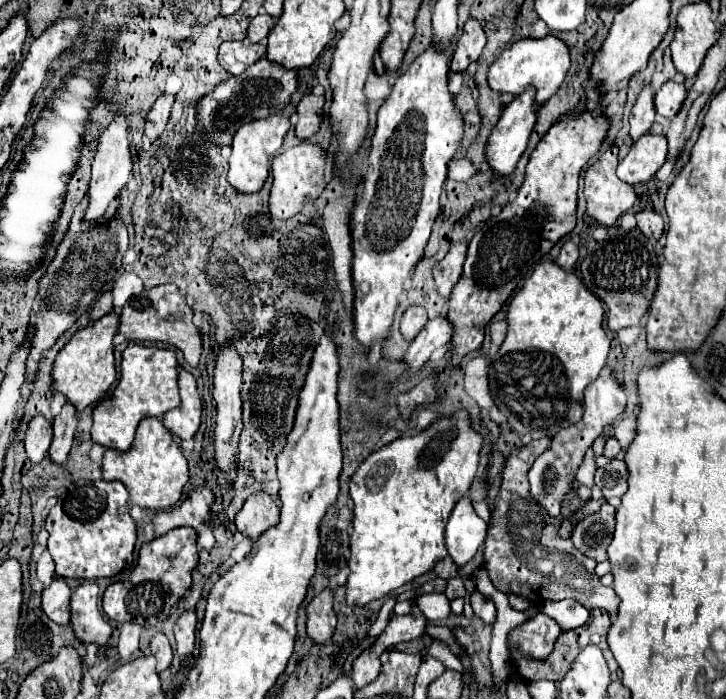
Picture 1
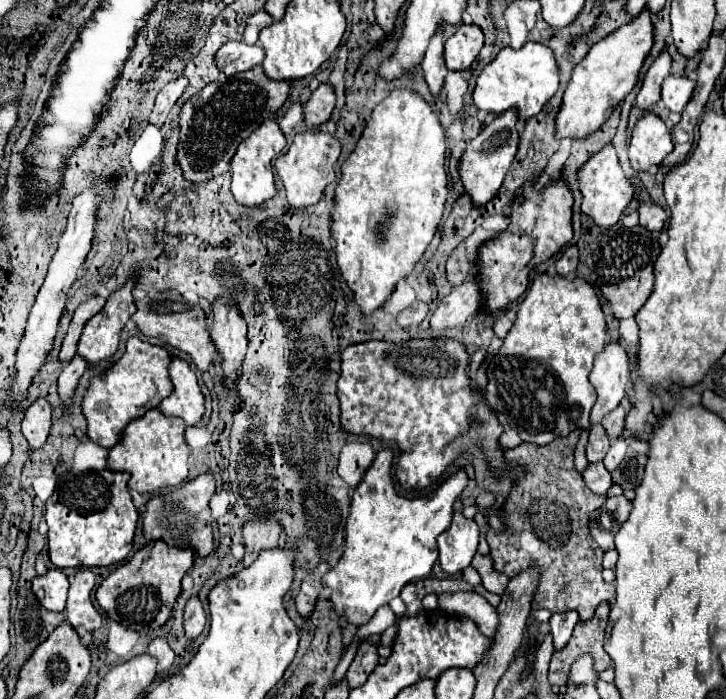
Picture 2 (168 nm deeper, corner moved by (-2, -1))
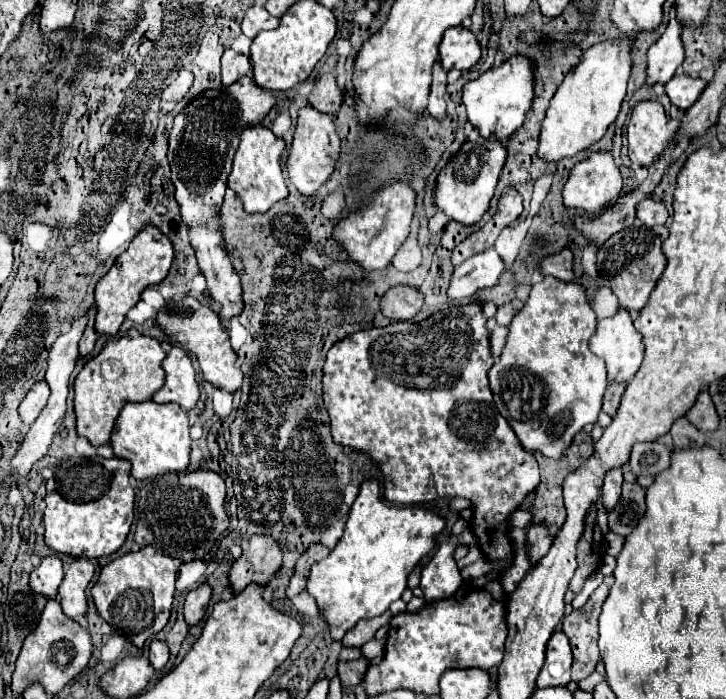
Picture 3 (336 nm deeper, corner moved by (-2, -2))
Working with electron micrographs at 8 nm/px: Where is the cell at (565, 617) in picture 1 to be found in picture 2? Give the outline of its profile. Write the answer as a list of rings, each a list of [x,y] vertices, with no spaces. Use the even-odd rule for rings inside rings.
[[[564,611],[564,613],[552,613],[550,615],[550,631],[554,635],[554,647],[556,649],[562,649],[568,643],[572,629],[578,621],[580,621],[578,611]]]

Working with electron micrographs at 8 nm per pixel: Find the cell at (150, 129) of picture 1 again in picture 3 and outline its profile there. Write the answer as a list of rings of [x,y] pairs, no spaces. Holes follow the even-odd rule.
[[[180,70],[178,78],[162,92],[162,108],[172,110],[190,90],[192,86],[192,72],[190,70]]]

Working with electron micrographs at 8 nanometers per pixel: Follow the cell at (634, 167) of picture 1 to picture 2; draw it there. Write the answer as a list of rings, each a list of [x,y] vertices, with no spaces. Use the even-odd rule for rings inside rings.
[[[646,113],[634,127],[630,139],[630,165],[636,173],[660,165],[672,153],[670,131],[660,117]]]

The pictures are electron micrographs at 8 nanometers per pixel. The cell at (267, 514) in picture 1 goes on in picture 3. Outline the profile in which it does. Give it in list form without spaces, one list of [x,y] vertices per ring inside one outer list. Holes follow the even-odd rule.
[[[252,536],[248,550],[232,564],[228,580],[232,592],[242,592],[250,582],[266,586],[282,564],[282,550],[270,536]]]

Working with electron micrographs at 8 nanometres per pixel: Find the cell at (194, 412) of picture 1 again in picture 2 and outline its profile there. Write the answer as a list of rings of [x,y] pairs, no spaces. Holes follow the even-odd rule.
[[[174,357],[170,363],[170,379],[174,383],[174,391],[160,403],[160,411],[166,417],[178,417],[188,427],[196,425],[204,415],[204,395],[196,381],[194,371],[184,359]]]

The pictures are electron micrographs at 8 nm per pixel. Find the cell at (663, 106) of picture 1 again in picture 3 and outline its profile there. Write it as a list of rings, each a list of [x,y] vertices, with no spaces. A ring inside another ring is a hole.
[[[676,74],[668,84],[666,84],[666,94],[670,96],[670,102],[676,104],[680,110],[690,108],[700,94],[706,88],[706,80],[700,78],[692,78],[688,74]]]

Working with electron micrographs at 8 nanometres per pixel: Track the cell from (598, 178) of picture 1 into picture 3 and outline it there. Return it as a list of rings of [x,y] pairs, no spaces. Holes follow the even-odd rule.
[[[596,152],[588,160],[576,164],[568,176],[568,182],[564,186],[564,206],[566,208],[576,208],[586,214],[600,214],[604,206],[612,204],[622,190],[622,176],[618,166],[614,164],[614,158],[610,152]]]

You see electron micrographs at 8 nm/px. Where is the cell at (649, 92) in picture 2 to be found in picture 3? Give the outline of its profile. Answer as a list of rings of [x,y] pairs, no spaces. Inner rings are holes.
[[[670,8],[670,22],[664,34],[650,46],[648,50],[648,86],[666,84],[676,68],[684,62],[684,46],[682,46],[682,24],[678,24],[676,8]]]

